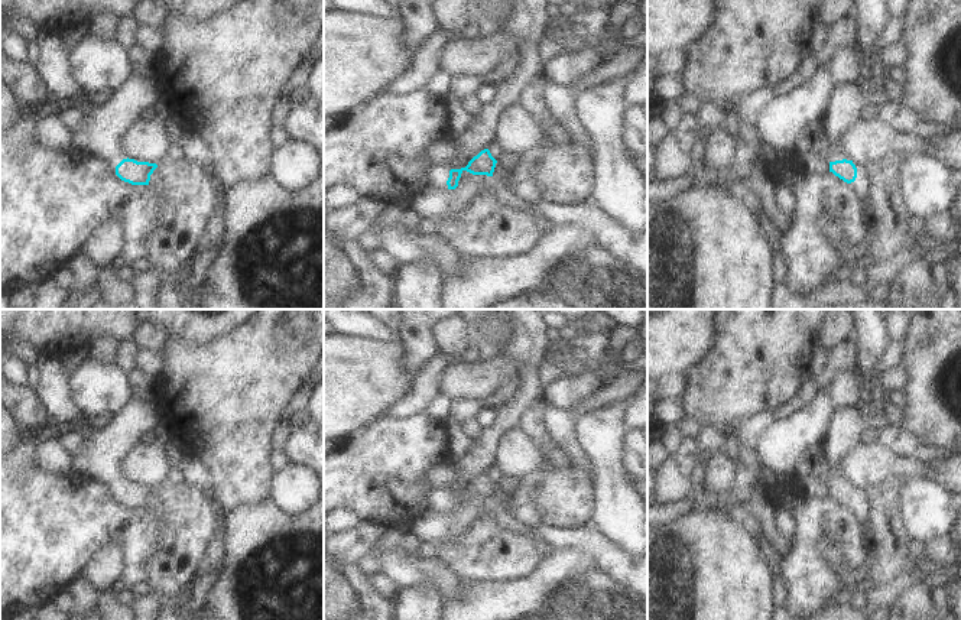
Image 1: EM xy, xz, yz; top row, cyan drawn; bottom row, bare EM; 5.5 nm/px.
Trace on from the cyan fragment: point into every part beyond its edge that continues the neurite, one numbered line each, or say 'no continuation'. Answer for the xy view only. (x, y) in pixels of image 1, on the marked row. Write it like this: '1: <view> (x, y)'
1: xy (100, 133)

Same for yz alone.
1: yz (862, 185)

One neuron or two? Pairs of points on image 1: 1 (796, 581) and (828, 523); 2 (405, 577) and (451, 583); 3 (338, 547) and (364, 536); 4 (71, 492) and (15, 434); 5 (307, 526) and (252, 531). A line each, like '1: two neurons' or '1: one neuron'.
1: one neuron
2: one neuron
3: one neuron
4: two neurons
5: one neuron

